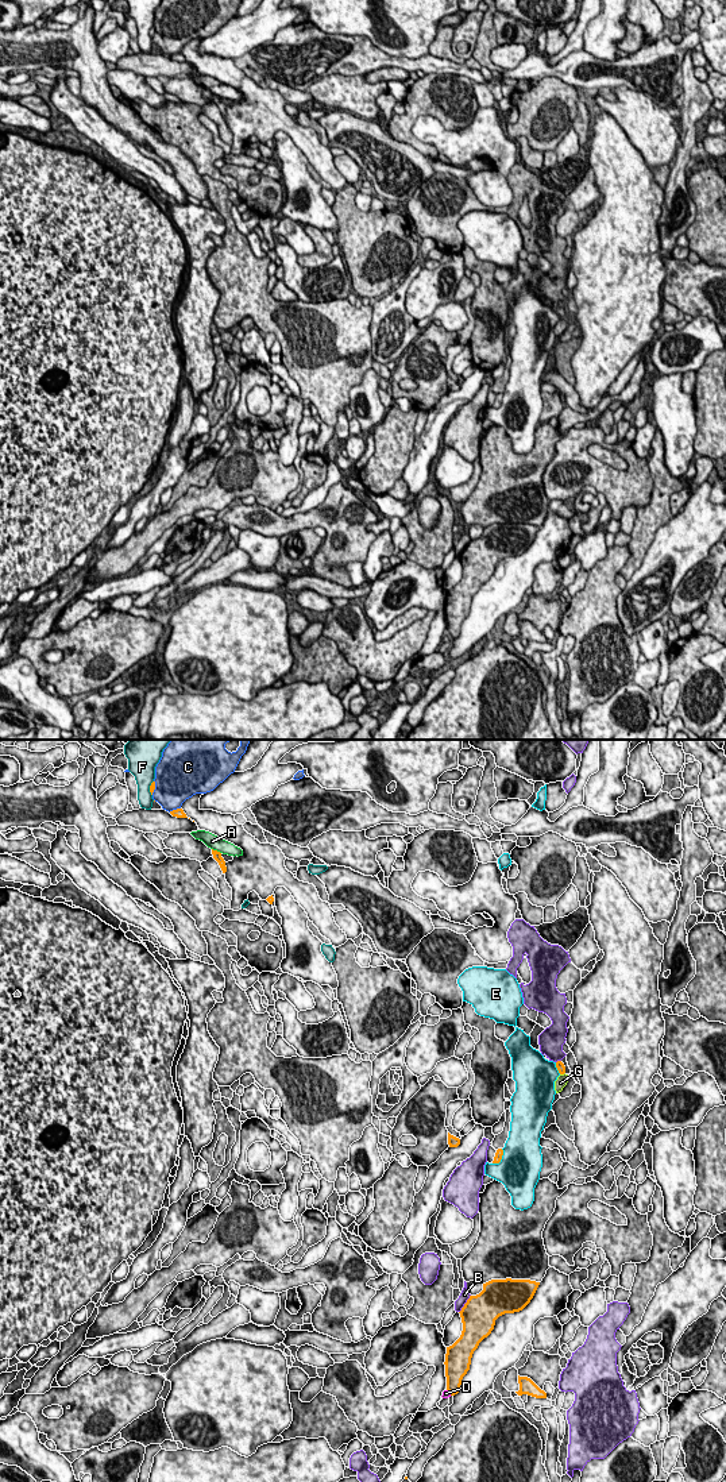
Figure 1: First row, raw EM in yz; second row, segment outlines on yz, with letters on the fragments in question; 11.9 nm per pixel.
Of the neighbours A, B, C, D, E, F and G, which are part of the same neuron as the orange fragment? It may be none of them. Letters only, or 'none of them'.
none of them

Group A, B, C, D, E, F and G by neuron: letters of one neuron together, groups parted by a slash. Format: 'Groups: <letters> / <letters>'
Groups: A / B / C / D / E / F / G

